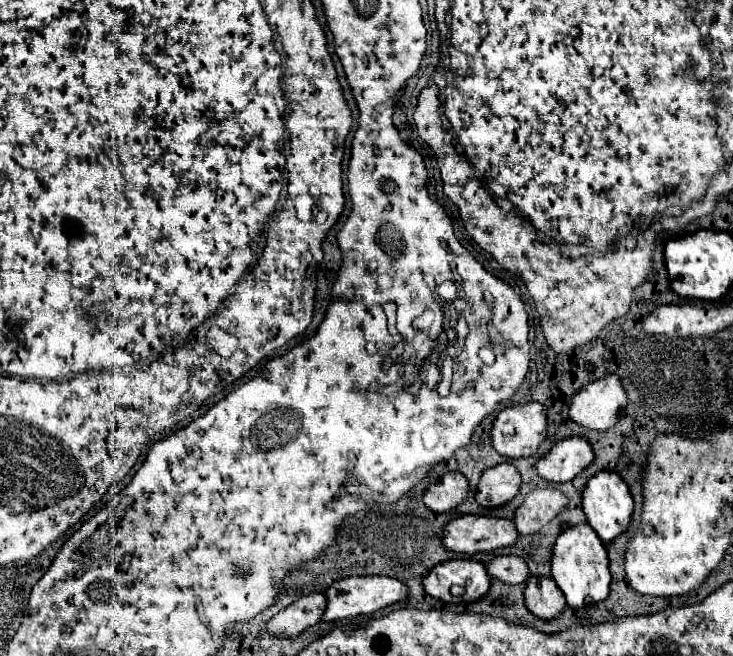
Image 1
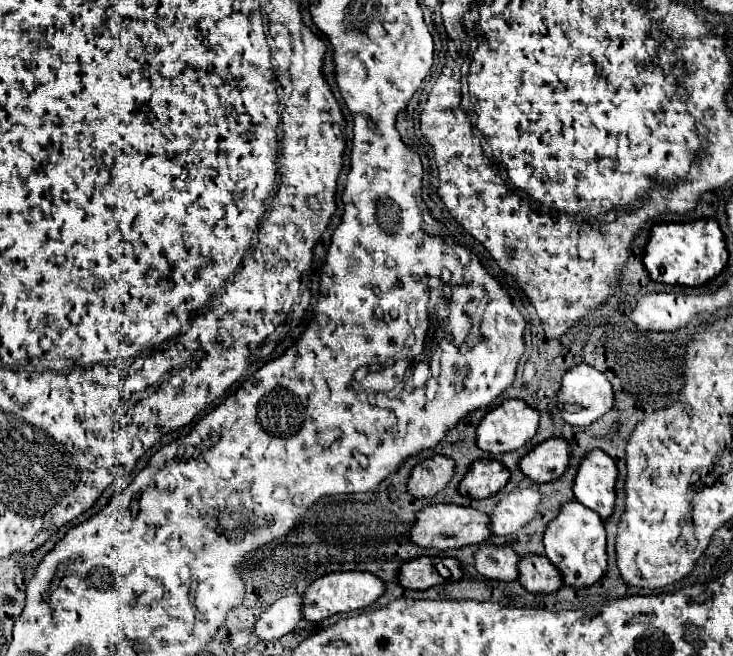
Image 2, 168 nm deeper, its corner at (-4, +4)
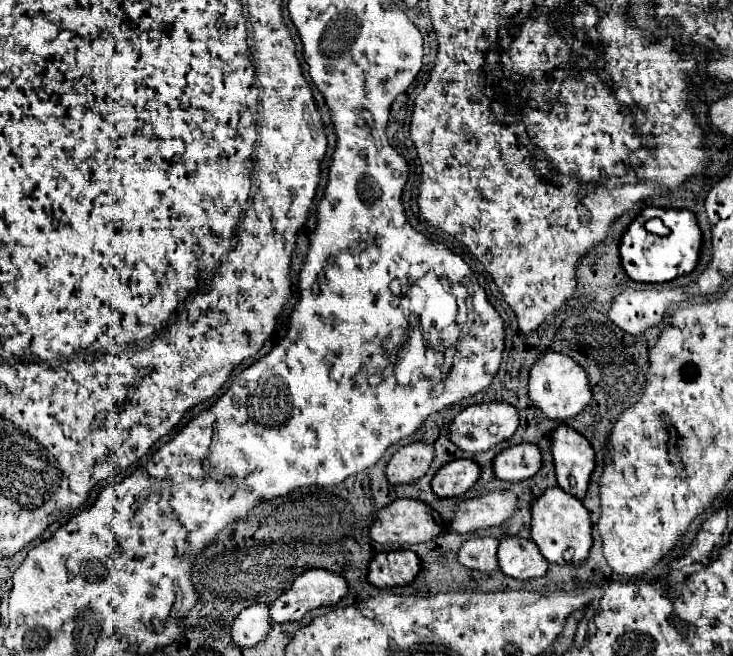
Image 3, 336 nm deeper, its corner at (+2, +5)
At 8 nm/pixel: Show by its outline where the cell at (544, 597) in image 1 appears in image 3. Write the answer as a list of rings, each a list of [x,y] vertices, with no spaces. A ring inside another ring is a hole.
[[[523,537],[499,539],[497,559],[501,571],[515,579],[543,577],[549,565],[545,557],[539,553],[537,545],[531,539],[523,539]]]

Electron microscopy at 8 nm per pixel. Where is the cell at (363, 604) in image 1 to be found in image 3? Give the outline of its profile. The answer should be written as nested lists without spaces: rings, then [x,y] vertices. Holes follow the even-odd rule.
[[[309,569],[301,573],[285,593],[281,593],[277,599],[269,603],[269,619],[273,623],[299,621],[307,611],[313,611],[325,605],[335,605],[345,595],[347,595],[347,581],[343,581],[339,573],[329,573],[327,569]]]

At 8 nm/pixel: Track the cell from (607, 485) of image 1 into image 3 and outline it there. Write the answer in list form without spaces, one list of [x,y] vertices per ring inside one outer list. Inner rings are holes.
[[[571,425],[555,427],[549,433],[549,439],[559,487],[577,499],[583,499],[595,467],[595,453],[589,441],[571,429]]]

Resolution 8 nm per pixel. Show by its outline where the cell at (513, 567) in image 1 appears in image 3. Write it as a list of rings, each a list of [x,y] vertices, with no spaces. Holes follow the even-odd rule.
[[[473,537],[467,539],[459,549],[459,563],[469,569],[495,571],[497,569],[497,539],[493,537]]]

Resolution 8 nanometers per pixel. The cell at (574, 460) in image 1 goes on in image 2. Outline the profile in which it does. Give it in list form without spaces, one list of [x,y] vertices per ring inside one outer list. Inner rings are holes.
[[[551,438],[541,442],[531,452],[527,452],[521,458],[519,466],[525,476],[543,484],[563,476],[569,468],[569,458],[571,458],[569,442],[563,438]]]

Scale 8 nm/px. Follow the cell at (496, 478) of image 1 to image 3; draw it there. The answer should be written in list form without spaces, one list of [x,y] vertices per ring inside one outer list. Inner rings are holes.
[[[455,459],[435,473],[431,489],[437,497],[459,497],[467,493],[477,479],[479,465],[475,465],[473,459]]]

